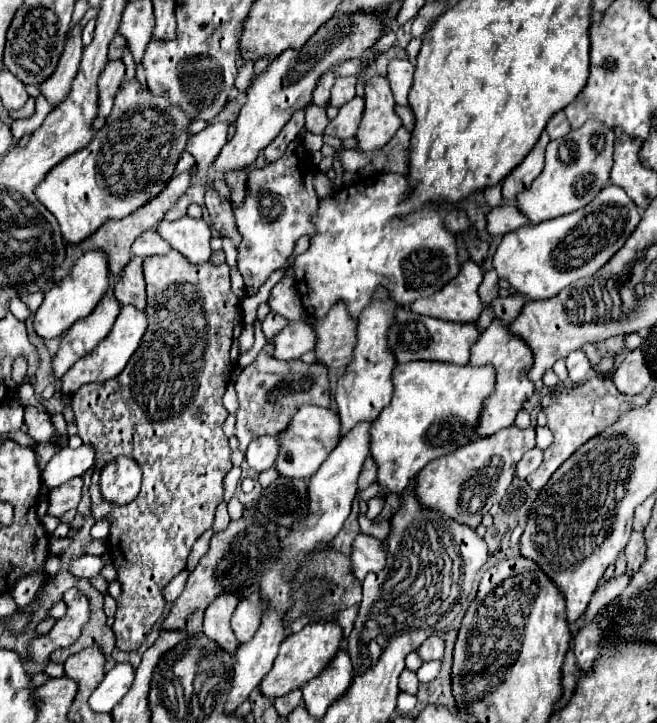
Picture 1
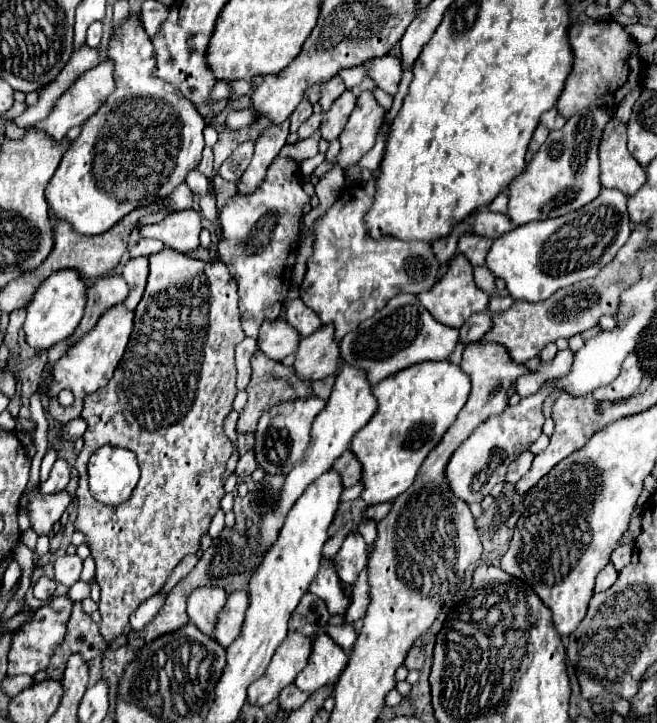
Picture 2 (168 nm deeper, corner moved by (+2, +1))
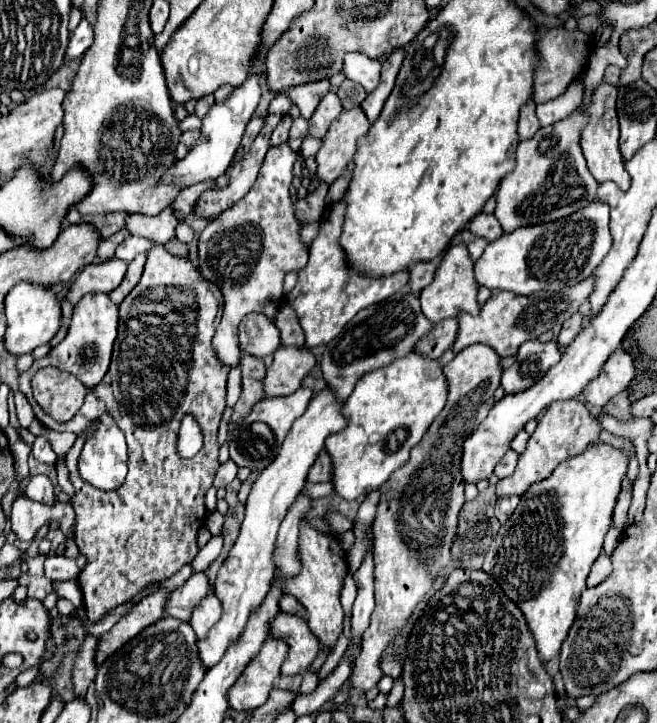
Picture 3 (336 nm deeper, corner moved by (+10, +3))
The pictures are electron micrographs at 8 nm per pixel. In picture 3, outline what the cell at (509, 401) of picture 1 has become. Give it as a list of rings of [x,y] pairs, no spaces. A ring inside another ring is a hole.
[[[469,345],[459,355],[455,355],[445,367],[443,375],[447,379],[447,405],[437,415],[429,431],[425,433],[421,445],[411,449],[409,461],[401,465],[381,487],[381,503],[373,521],[373,559],[375,559],[375,611],[371,615],[371,623],[363,633],[361,655],[355,661],[353,675],[349,677],[349,687],[367,691],[375,687],[381,679],[379,659],[385,647],[395,639],[401,627],[407,623],[407,617],[413,613],[419,601],[427,597],[433,587],[435,577],[441,569],[451,561],[451,541],[457,533],[457,515],[463,505],[463,477],[461,477],[461,451],[465,439],[477,429],[477,425],[487,417],[489,409],[493,407],[495,399],[493,393],[499,387],[503,367],[499,365],[499,355],[487,345]]]

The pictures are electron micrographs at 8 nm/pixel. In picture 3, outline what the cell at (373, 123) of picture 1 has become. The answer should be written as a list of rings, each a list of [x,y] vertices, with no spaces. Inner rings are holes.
[[[359,107],[343,111],[329,127],[323,137],[323,145],[317,159],[317,179],[331,185],[337,177],[343,175],[347,163],[353,161],[357,139],[369,131],[369,121]]]

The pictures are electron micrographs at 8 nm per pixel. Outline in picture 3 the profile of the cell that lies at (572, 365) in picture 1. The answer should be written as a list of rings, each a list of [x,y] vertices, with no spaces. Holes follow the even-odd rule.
[[[525,341],[517,355],[515,363],[509,369],[503,369],[501,387],[505,393],[519,393],[535,385],[545,377],[549,367],[561,359],[557,351],[557,343],[541,343],[541,341]]]

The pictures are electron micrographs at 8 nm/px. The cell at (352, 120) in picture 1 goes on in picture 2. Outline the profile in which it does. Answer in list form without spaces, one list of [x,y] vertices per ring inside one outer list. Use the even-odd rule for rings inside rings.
[[[345,91],[327,113],[323,113],[323,121],[321,121],[321,137],[327,141],[333,141],[341,135],[341,131],[345,129],[345,123],[355,107],[357,97],[351,91]]]

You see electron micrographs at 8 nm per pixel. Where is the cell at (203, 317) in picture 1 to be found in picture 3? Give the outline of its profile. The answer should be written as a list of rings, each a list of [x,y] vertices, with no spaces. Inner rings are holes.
[[[155,245],[149,251],[141,281],[119,305],[119,335],[113,347],[111,365],[103,381],[93,391],[105,401],[109,413],[127,437],[127,479],[115,491],[101,491],[83,481],[77,469],[77,461],[85,443],[83,437],[75,441],[65,459],[69,479],[75,487],[75,543],[79,547],[79,553],[87,559],[77,577],[77,583],[83,593],[85,613],[91,621],[99,621],[107,611],[129,601],[147,585],[169,579],[183,565],[191,563],[199,551],[197,533],[203,527],[207,515],[205,493],[213,485],[215,471],[219,469],[217,429],[225,409],[225,385],[229,373],[225,365],[217,361],[211,345],[221,309],[223,297],[221,291],[217,291],[217,285],[205,281],[197,273],[195,265],[191,265],[183,257],[173,257],[161,245]],[[185,415],[193,415],[197,419],[205,437],[201,451],[191,459],[179,457],[175,447],[177,431]]]

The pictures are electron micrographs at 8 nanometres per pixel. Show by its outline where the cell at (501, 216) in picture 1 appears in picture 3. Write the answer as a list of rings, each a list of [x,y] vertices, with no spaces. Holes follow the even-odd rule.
[[[479,213],[471,219],[469,223],[469,231],[473,235],[479,235],[479,237],[485,237],[487,241],[495,241],[503,235],[503,229],[499,225],[499,221],[495,219],[495,215],[485,215],[485,213]]]

